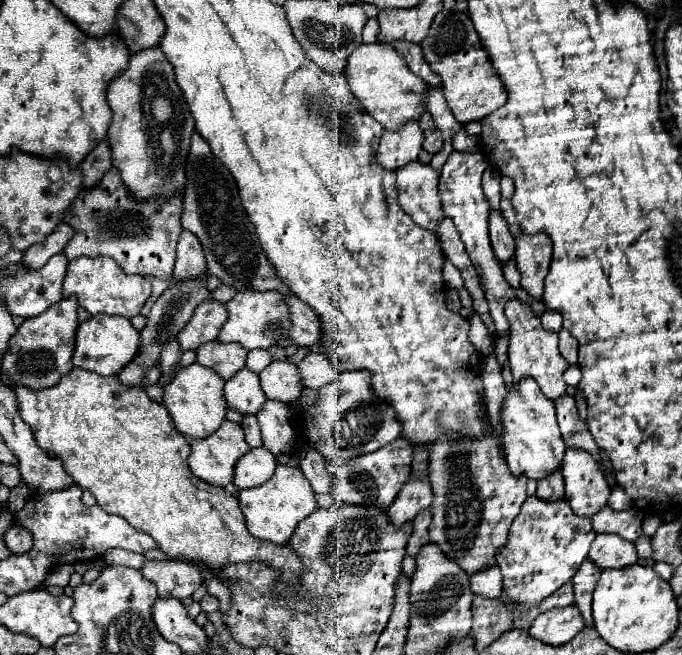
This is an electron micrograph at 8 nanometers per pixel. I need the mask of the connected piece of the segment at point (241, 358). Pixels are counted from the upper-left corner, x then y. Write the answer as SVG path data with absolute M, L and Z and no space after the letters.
M210 341L196 351L196 363L216 371L222 379L230 379L244 367L246 353L242 345L220 345L218 341Z

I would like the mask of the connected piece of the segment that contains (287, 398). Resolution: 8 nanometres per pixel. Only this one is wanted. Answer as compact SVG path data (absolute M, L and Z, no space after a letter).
M272 361L260 373L260 387L262 387L266 399L280 401L286 405L296 403L304 389L296 365L288 363L288 361Z

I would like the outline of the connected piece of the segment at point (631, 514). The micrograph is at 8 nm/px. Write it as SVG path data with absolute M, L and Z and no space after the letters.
M604 507L596 517L592 517L592 525L596 533L616 533L634 543L642 535L642 513L638 509L614 511L612 507Z

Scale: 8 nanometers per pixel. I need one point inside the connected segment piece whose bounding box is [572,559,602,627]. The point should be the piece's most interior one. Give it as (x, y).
(586, 577)

